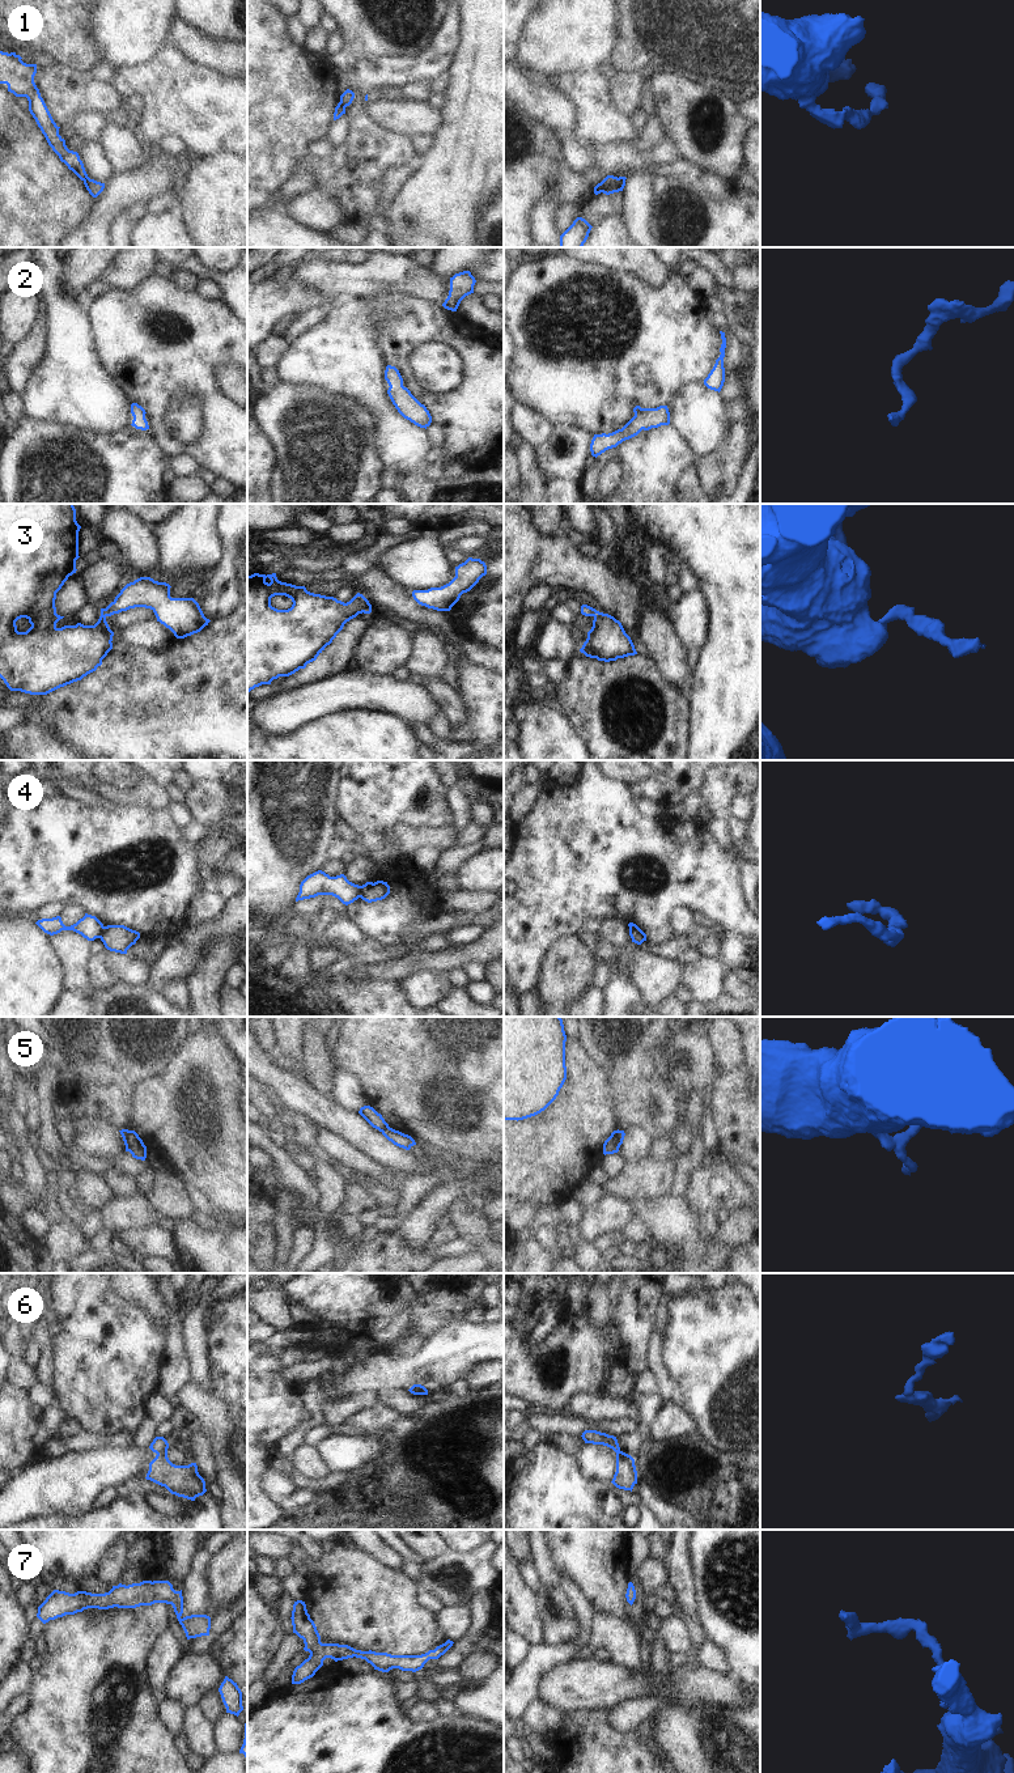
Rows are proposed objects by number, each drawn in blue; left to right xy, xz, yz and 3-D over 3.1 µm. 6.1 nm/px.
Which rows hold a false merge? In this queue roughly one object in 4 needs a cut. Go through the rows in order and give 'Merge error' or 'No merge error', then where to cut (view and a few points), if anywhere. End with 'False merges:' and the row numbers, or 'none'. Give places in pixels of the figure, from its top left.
1: Merge error. Split along xz (339, 102), (344, 107)
2: No merge error. No split
3: Merge error. Split along xy (101, 613), (105, 616)
4: Merge error. Split along xy (104, 927), (98, 937)
5: Merge error. Split along xz (387, 1125), (382, 1132)
6: No merge error. No split
7: No merge error. No split
False merges: 1, 3, 4, 5

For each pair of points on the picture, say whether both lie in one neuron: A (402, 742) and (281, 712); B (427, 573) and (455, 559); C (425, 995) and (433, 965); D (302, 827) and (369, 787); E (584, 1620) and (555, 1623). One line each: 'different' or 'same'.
A: different
B: different
C: different
D: different
E: different

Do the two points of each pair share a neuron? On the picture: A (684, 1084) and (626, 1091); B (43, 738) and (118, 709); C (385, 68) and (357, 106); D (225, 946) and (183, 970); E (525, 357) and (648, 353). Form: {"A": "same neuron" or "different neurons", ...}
{"A": "different neurons", "B": "different neurons", "C": "same neuron", "D": "different neurons", "E": "same neuron"}

